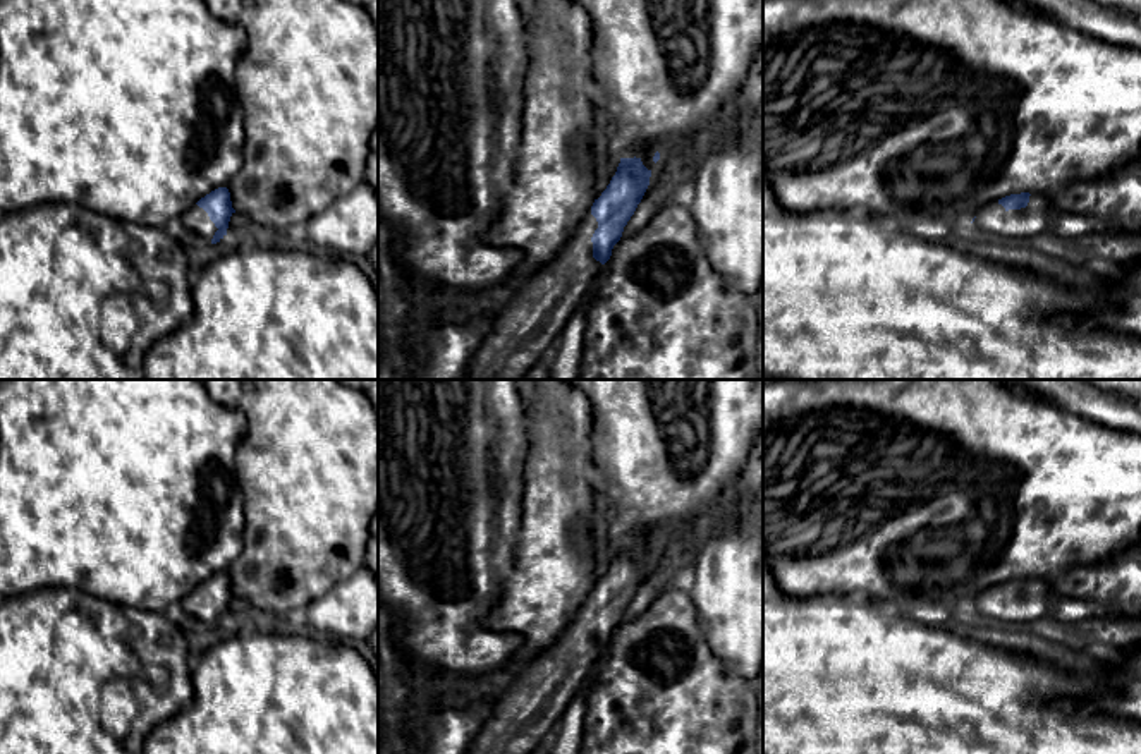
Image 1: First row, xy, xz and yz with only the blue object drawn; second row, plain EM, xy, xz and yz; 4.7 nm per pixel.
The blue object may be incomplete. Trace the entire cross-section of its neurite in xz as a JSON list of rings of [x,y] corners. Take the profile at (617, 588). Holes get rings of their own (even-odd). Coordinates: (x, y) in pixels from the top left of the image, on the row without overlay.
[[[620,543],[610,569],[595,584],[591,596],[583,603],[558,641],[502,689],[493,716],[483,727],[471,754],[540,754],[546,747],[564,711],[610,644],[613,630],[620,625],[624,611],[650,570],[650,562],[651,555],[643,550],[641,543]]]

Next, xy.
[[[218,572],[182,598],[180,605],[191,617],[192,625],[217,629],[227,620],[234,598],[229,574]]]

